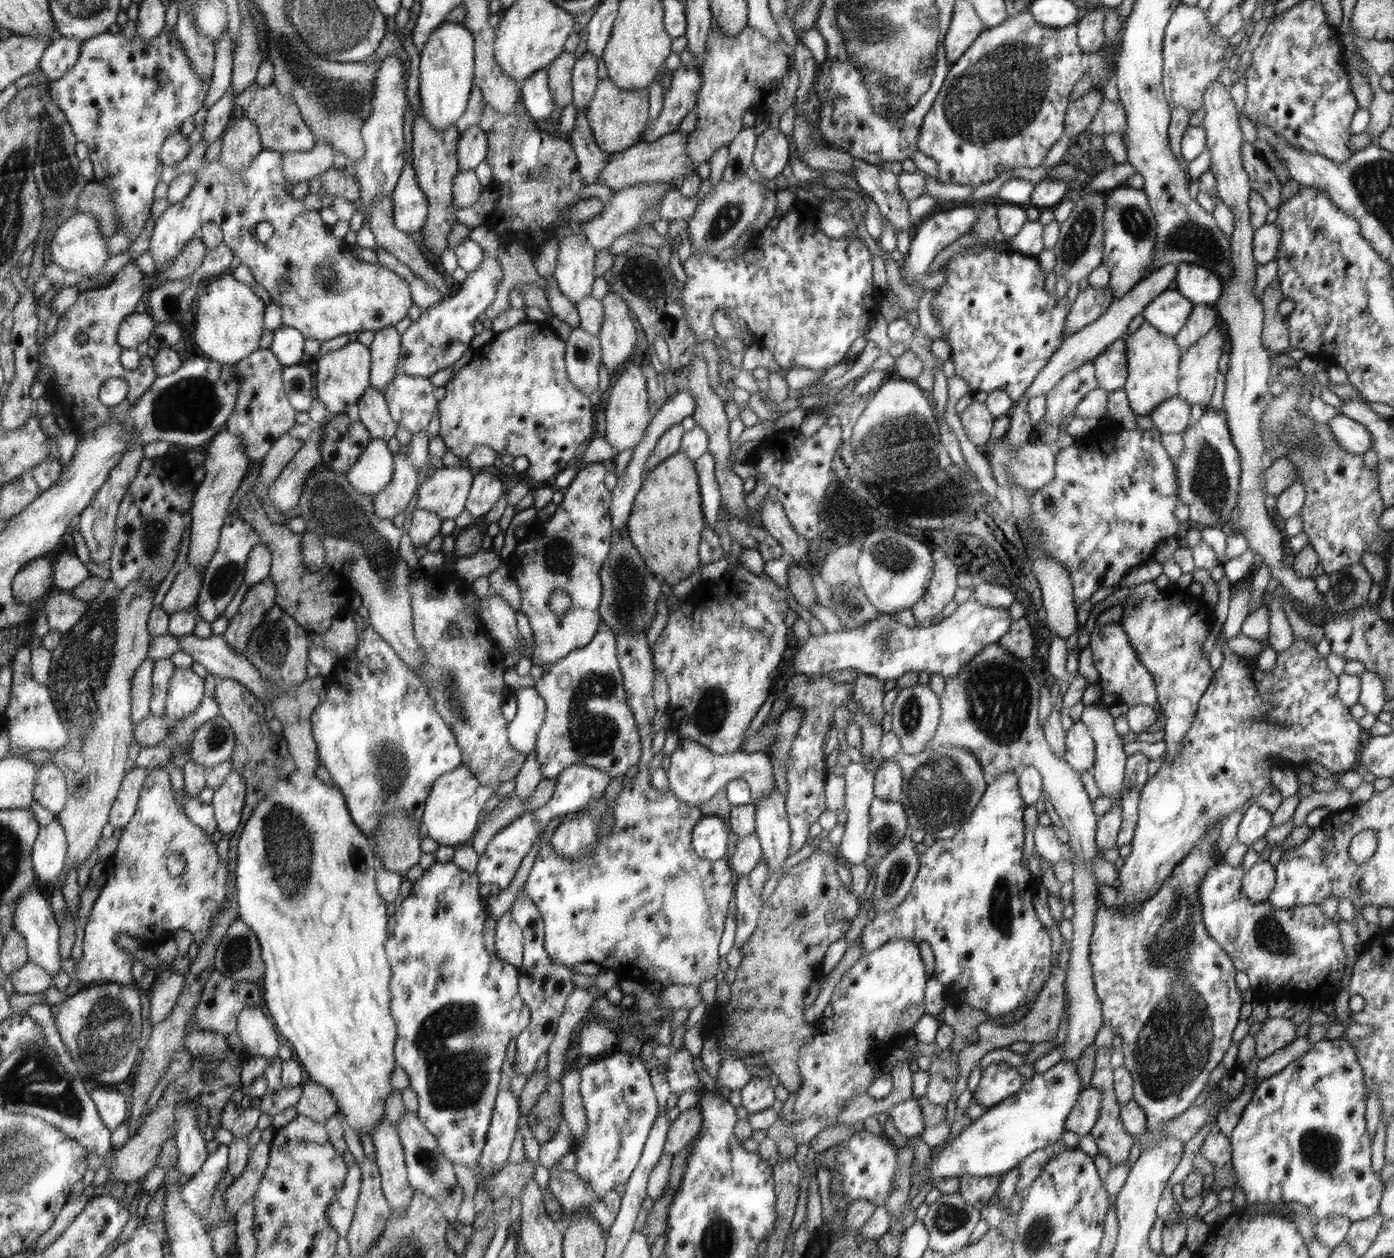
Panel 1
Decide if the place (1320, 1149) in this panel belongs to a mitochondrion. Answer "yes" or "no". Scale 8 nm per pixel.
yes

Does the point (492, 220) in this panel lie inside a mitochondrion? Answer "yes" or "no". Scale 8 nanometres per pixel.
no

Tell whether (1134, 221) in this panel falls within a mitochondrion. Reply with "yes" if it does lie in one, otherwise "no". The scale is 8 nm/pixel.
yes

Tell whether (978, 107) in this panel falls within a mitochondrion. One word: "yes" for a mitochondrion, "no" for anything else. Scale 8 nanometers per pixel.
yes

